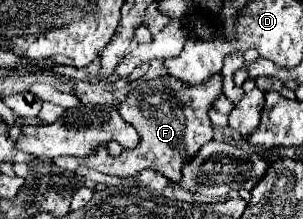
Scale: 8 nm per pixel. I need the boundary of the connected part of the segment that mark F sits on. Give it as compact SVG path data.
M158 76L152 80L136 80L132 82L132 90L120 102L120 116L132 124L140 134L140 146L122 152L120 156L112 158L100 148L96 154L88 158L74 158L74 156L58 156L54 158L60 166L86 166L110 176L136 176L136 172L144 168L152 168L162 172L170 182L180 180L180 170L186 160L190 160L204 142L210 142L214 132L210 126L208 112L212 110L214 102L222 92L224 76L210 76L206 84L182 84L182 80L174 80L174 76Z

